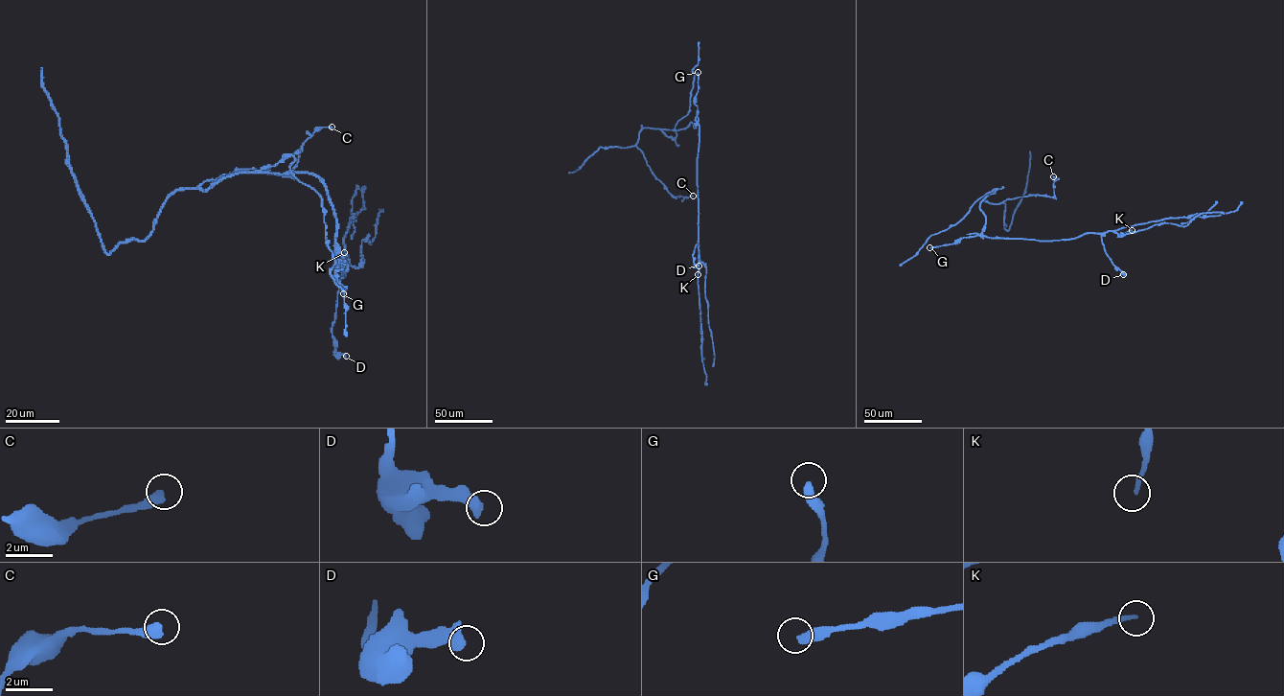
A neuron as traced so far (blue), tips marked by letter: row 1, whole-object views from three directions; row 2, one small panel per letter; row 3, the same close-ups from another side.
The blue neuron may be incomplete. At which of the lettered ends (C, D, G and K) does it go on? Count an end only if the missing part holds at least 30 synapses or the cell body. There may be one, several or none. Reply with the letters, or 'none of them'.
none of them

